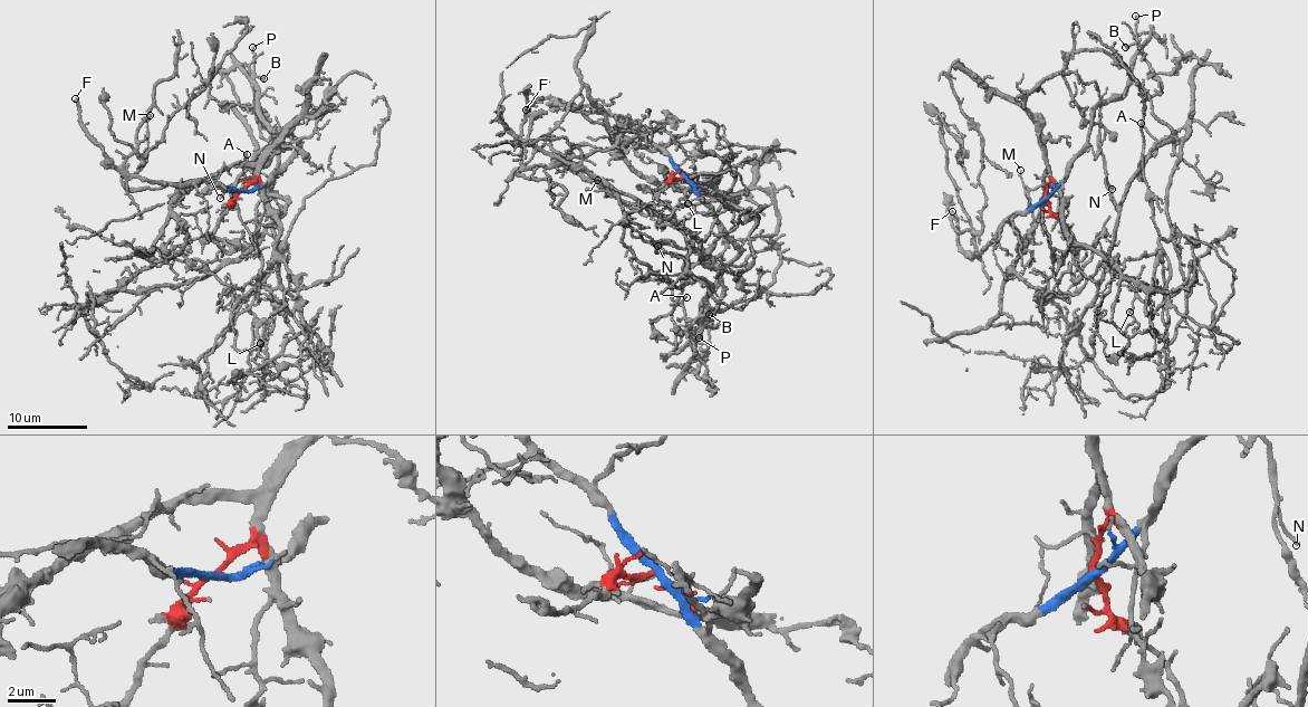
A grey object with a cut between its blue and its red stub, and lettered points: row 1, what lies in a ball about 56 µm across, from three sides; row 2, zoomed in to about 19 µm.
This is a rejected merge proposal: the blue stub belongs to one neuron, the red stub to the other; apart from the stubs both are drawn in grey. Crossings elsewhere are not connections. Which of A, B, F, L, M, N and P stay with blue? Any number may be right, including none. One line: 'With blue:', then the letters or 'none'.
With blue: B, F, M, P

